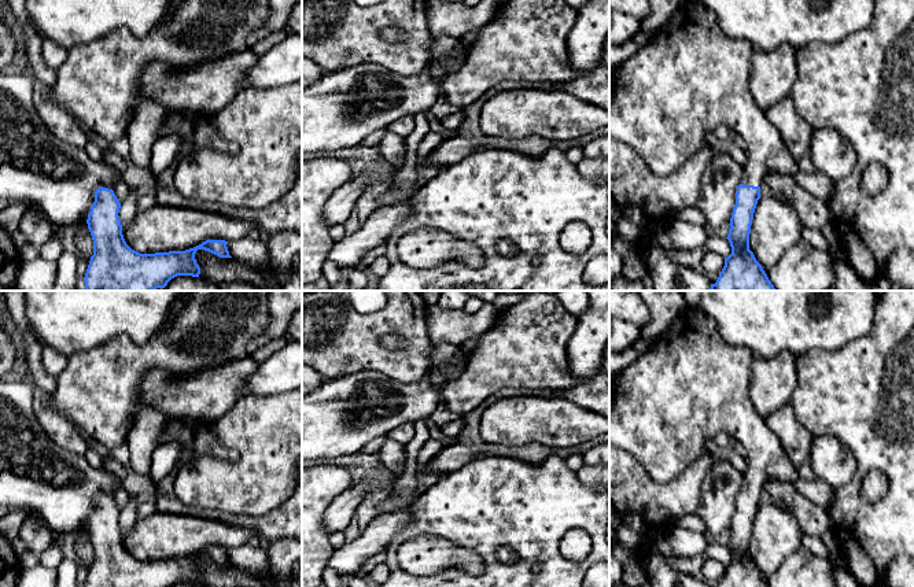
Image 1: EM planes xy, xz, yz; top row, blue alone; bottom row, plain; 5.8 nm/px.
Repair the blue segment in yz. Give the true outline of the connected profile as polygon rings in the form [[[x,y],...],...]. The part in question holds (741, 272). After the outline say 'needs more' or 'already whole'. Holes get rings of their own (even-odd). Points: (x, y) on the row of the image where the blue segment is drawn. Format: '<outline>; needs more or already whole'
[[[682,0],[653,38],[612,75],[609,136],[630,145],[656,176],[668,176],[707,145],[707,134],[725,125],[745,143],[747,162],[730,218],[727,240],[731,254],[710,291],[777,291],[749,250],[753,213],[769,171],[792,176],[799,171],[777,129],[756,104],[749,85],[755,48],[747,40],[725,34],[716,16],[703,4]]]; needs more

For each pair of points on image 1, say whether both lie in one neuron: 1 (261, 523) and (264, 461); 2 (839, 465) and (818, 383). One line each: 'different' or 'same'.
1: different
2: different

